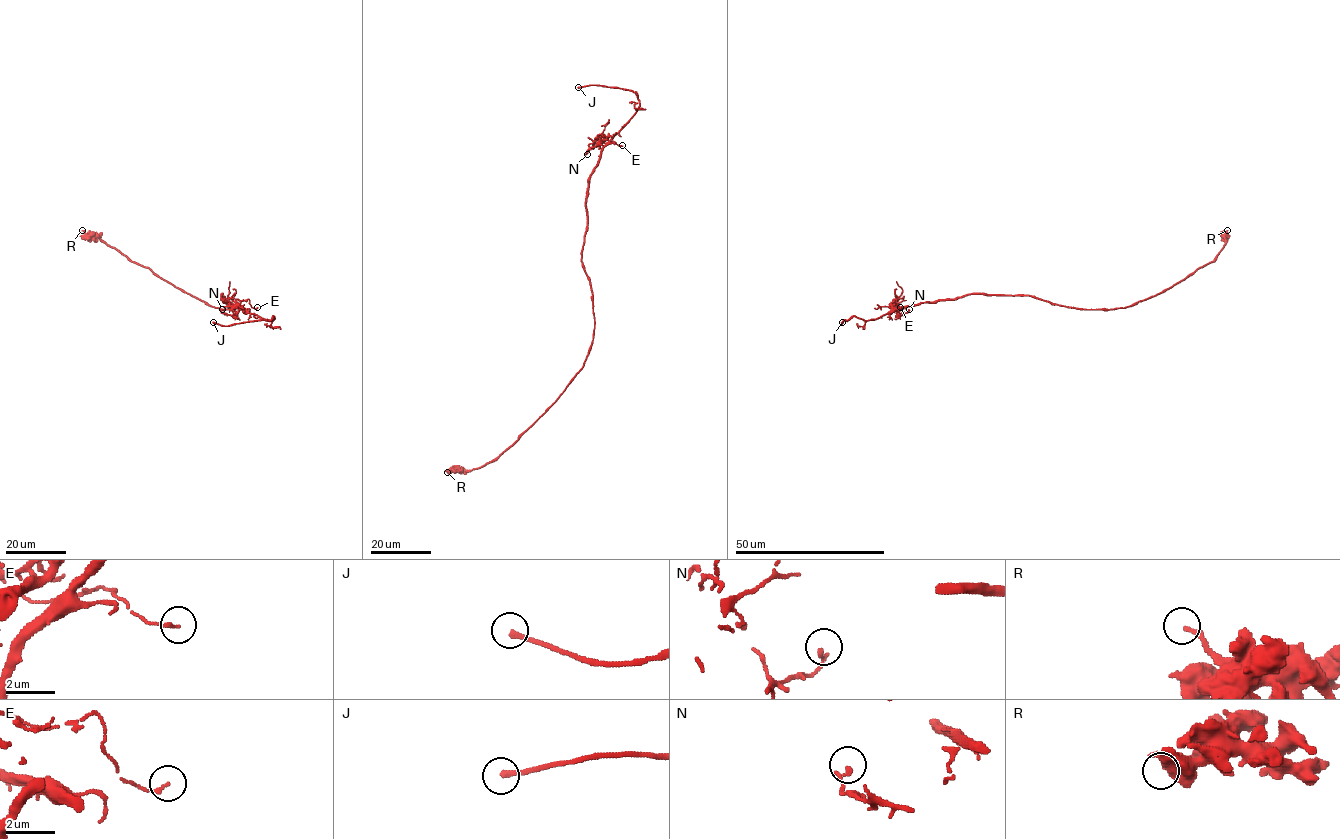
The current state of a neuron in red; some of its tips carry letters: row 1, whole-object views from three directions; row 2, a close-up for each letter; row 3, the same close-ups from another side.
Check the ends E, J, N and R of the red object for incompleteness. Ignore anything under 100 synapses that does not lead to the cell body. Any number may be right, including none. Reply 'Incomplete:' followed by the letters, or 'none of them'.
Incomplete: J

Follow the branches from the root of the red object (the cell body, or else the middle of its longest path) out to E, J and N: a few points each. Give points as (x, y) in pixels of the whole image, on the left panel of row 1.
E: (225, 299), (216, 295), (222, 294), (237, 312), (241, 307), (236, 299), (248, 299), (257, 307)
J: (225, 299), (216, 295), (222, 294), (220, 298), (224, 301), (263, 319), (274, 318), (228, 325), (213, 322)
N: (225, 299), (216, 295), (222, 294), (220, 298), (236, 307), (235, 313), (223, 313), (222, 309)

